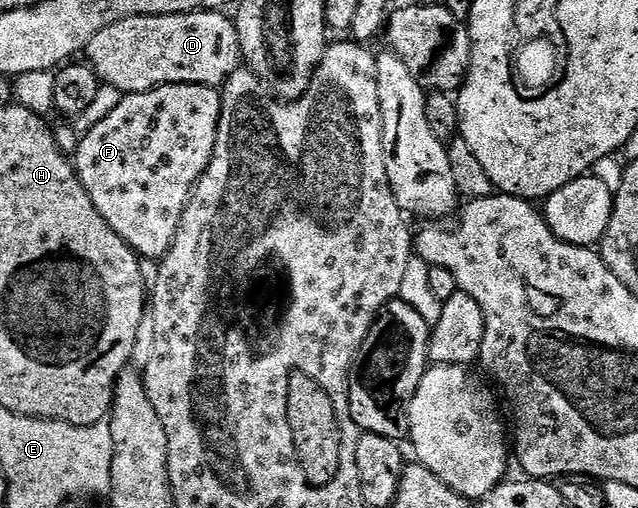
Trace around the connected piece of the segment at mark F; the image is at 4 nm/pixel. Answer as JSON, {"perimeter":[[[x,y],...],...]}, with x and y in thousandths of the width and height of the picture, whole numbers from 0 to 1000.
{"perimeter":[[[252,167],[238,179],[196,185],[185,211],[127,264],[122,291],[113,303],[125,360],[138,376],[138,392],[144,392],[144,407],[163,423],[163,439],[218,508],[251,510],[266,492],[304,362],[320,344],[335,303],[346,209],[348,185],[337,169]]]}

